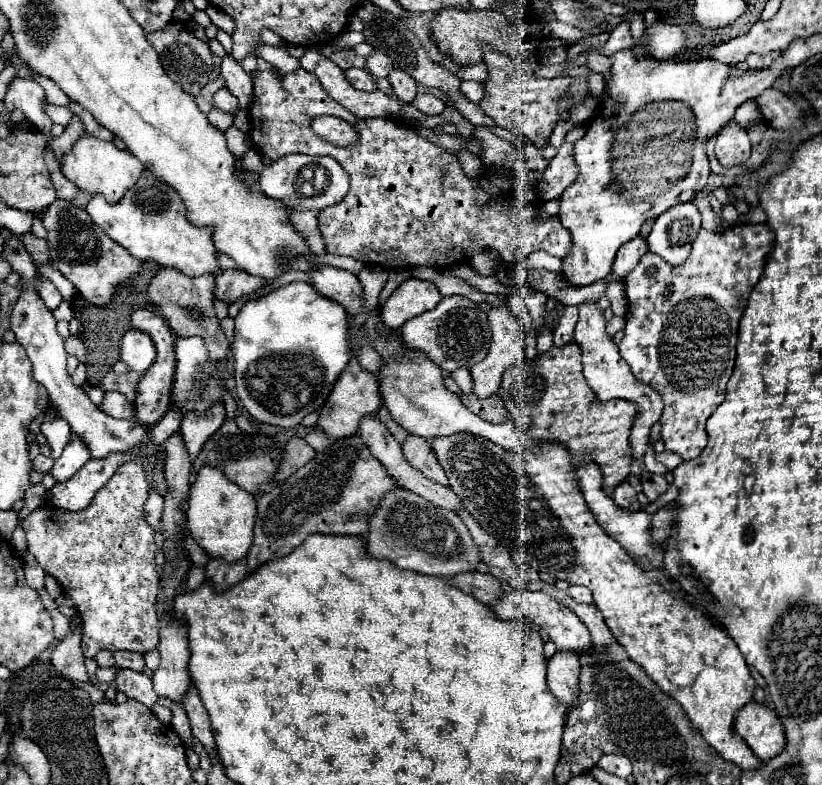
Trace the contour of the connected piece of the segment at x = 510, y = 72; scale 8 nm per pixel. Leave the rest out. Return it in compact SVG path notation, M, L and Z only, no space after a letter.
M482 45L484 63L488 67L488 79L484 83L486 99L480 103L480 109L488 117L496 121L498 127L510 129L528 141L532 141L536 147L546 147L550 133L554 131L556 123L560 121L558 113L558 99L564 97L574 83L572 77L556 77L556 79L538 79L534 77L534 67L538 67L538 49L532 53L532 57L510 57L504 53L494 51L492 45Z

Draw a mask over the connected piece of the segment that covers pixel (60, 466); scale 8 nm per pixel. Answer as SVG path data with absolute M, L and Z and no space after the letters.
M72 435L72 441L66 445L64 453L54 461L52 467L52 477L56 479L56 483L64 483L68 481L86 461L88 461L88 449L84 449L84 445L80 445L80 439Z

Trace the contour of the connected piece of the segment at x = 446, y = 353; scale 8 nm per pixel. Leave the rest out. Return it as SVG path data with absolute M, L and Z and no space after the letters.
M454 295L442 297L436 309L422 313L402 325L402 339L406 347L426 353L440 369L456 371L458 367L472 369L478 361L482 361L490 349L490 327L486 313L478 307L478 303Z

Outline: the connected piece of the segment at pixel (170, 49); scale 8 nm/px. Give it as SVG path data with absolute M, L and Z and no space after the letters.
M172 21L166 29L146 35L146 39L158 51L158 57L160 57L160 63L162 63L166 75L174 83L178 83L186 93L196 97L200 93L200 89L210 81L210 73L212 73L212 53L208 49L208 45L202 39L196 39L190 31L186 31L184 25L180 25L176 21Z

